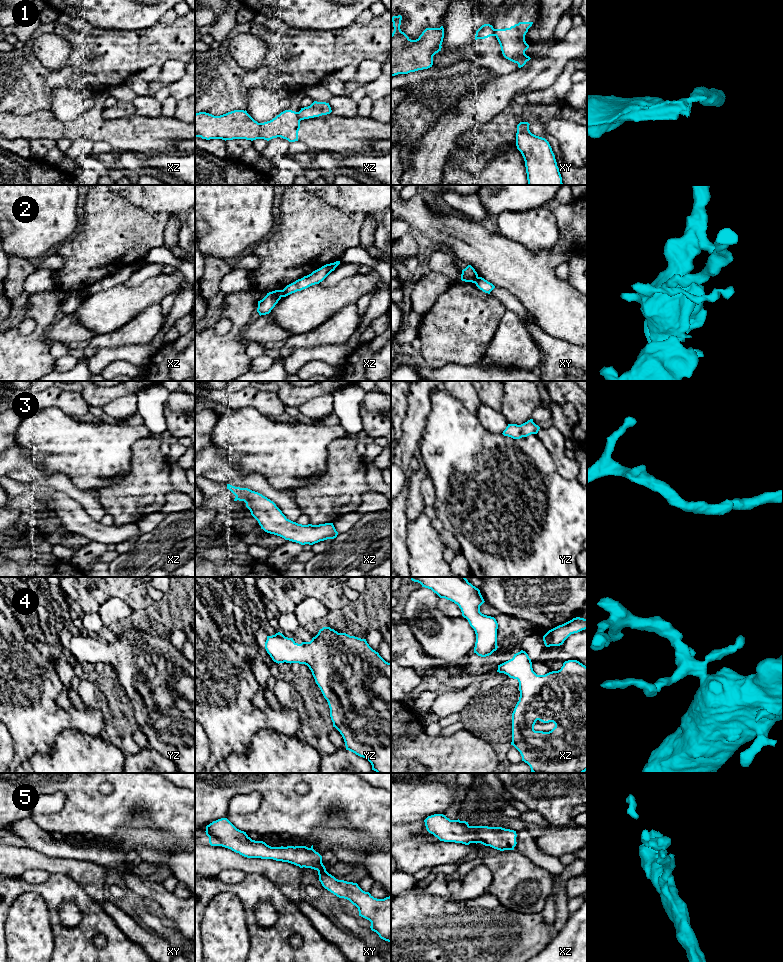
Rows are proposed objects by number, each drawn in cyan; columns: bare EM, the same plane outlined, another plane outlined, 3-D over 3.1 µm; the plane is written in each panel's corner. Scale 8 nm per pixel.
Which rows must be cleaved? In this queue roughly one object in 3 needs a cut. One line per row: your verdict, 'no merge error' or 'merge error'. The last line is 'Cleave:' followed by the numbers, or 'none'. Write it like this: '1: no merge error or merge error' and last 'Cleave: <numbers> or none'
1: merge error
2: merge error
3: no merge error
4: no merge error
5: no merge error
Cleave: 1, 2

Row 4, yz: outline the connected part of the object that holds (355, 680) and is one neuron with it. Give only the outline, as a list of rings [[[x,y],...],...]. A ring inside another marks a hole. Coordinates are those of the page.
[[[323,627],[310,642],[296,643],[293,638],[278,632],[267,636],[265,649],[276,663],[299,663],[309,667],[330,708],[330,717],[342,735],[346,750],[367,759],[377,773],[391,773],[391,663],[373,650],[366,639],[338,633]]]

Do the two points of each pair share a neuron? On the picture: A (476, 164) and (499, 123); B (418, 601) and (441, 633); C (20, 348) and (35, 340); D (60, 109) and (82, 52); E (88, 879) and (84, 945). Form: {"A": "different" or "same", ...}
{"A": "same", "B": "same", "C": "same", "D": "different", "E": "different"}

